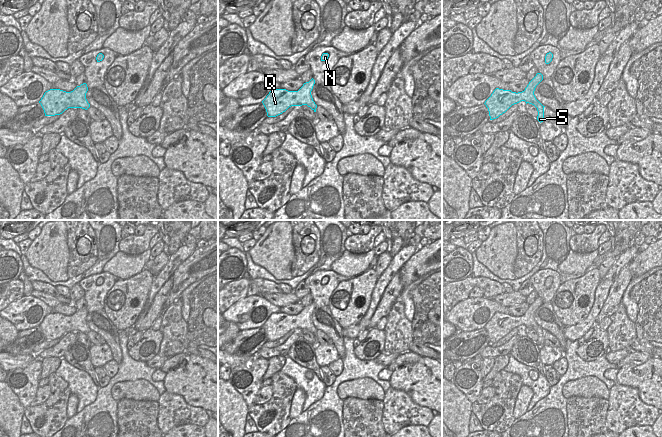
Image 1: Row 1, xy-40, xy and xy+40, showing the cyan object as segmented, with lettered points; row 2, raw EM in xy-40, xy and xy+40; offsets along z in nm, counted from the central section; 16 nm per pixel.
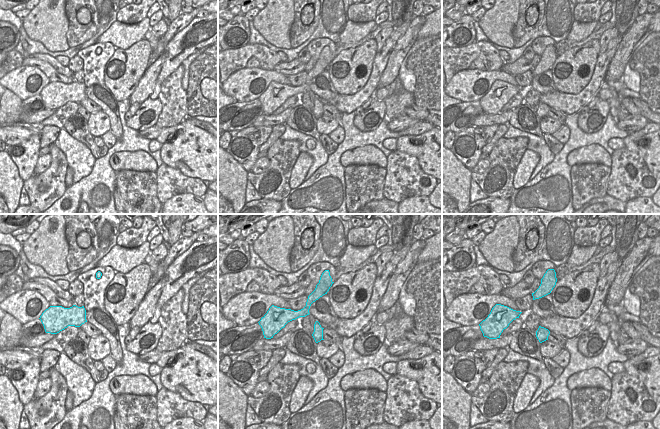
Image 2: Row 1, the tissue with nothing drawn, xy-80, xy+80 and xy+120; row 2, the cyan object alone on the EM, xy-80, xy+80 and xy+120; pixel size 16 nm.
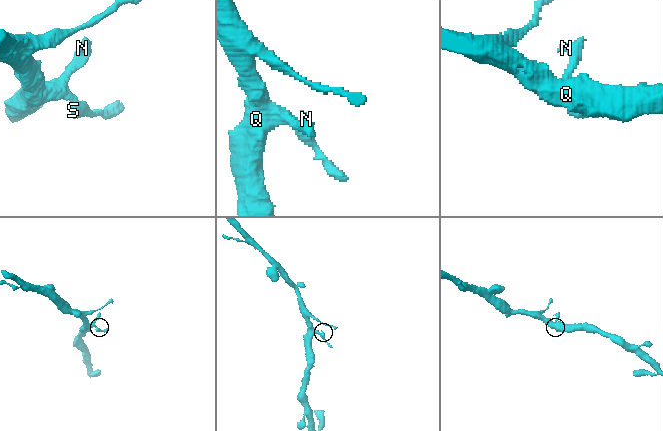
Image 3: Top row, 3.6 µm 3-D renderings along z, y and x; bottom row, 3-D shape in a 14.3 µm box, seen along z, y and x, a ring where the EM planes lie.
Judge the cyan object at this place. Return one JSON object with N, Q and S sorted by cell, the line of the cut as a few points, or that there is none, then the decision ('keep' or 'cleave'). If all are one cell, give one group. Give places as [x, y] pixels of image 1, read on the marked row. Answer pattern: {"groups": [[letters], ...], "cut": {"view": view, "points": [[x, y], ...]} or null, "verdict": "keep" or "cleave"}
{"groups": [["N", "Q", "S"]], "cut": null, "verdict": "keep"}

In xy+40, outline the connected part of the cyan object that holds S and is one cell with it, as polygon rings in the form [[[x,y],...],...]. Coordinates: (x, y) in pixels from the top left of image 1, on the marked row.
[[[537,73],[536,76],[529,82],[527,87],[522,92],[512,92],[511,90],[503,90],[496,88],[491,96],[485,101],[488,108],[490,120],[498,118],[505,113],[512,105],[521,101],[526,104],[532,104],[537,108],[537,120],[541,123],[544,121],[544,107],[535,97],[534,91],[536,86],[543,80],[543,75]]]

